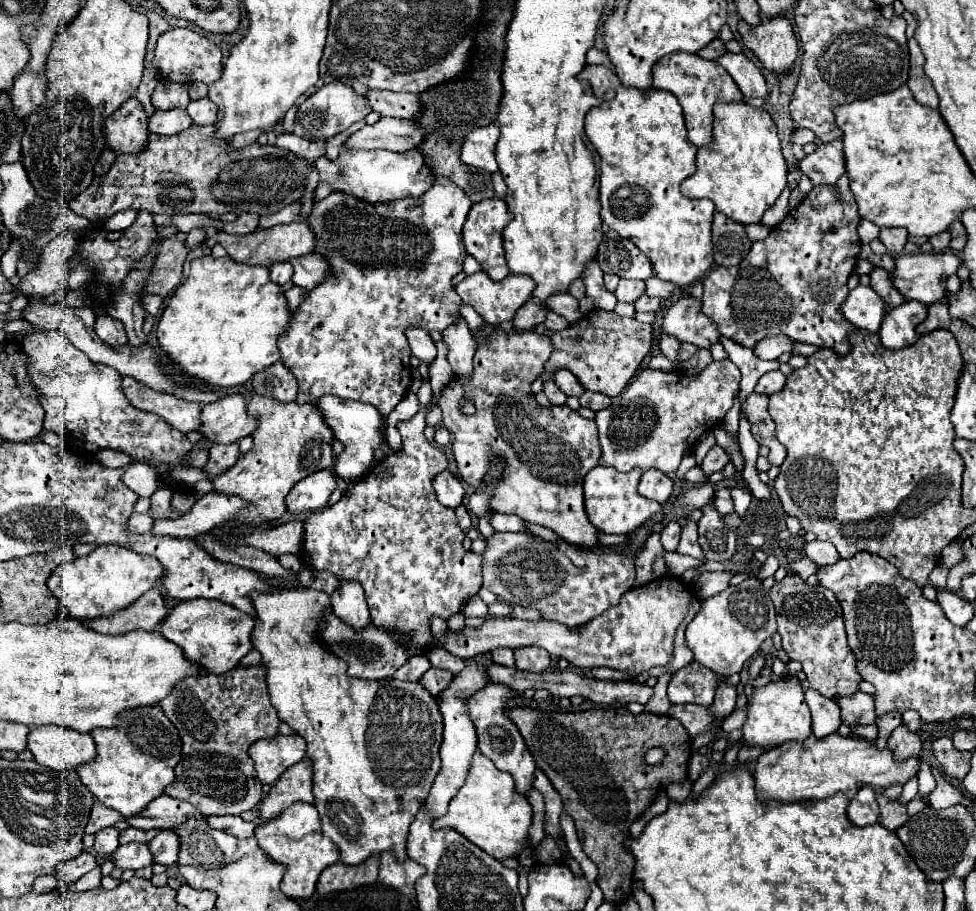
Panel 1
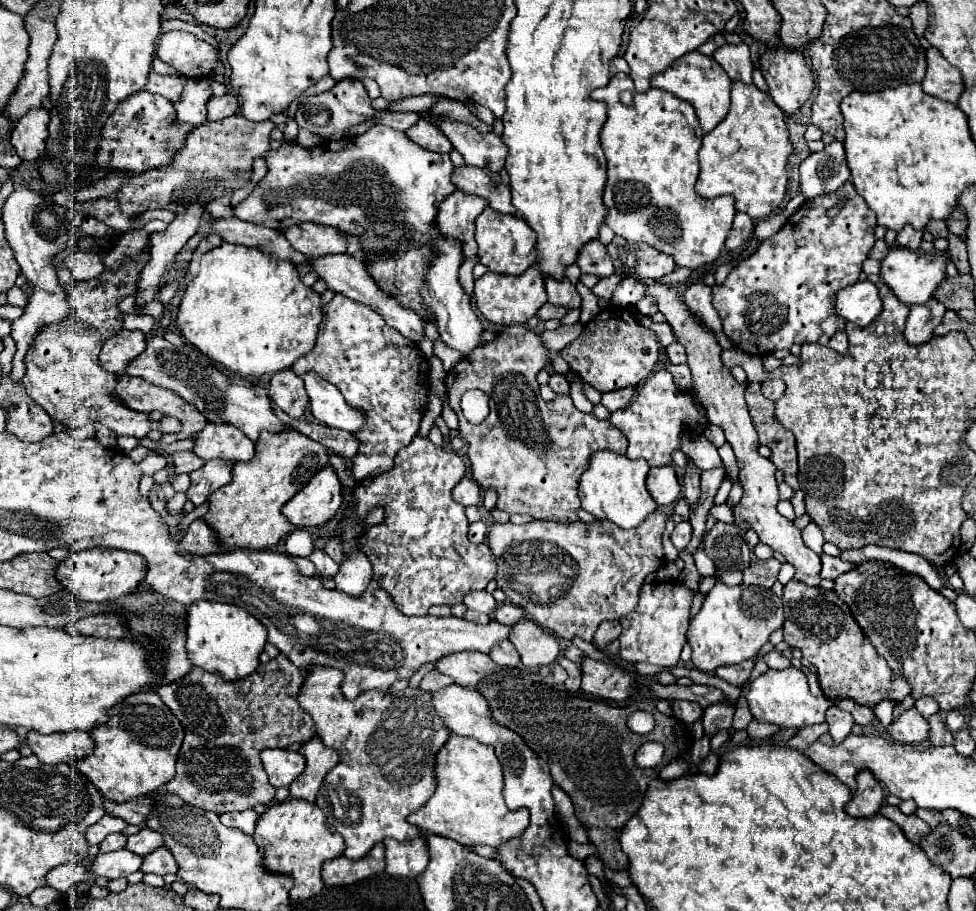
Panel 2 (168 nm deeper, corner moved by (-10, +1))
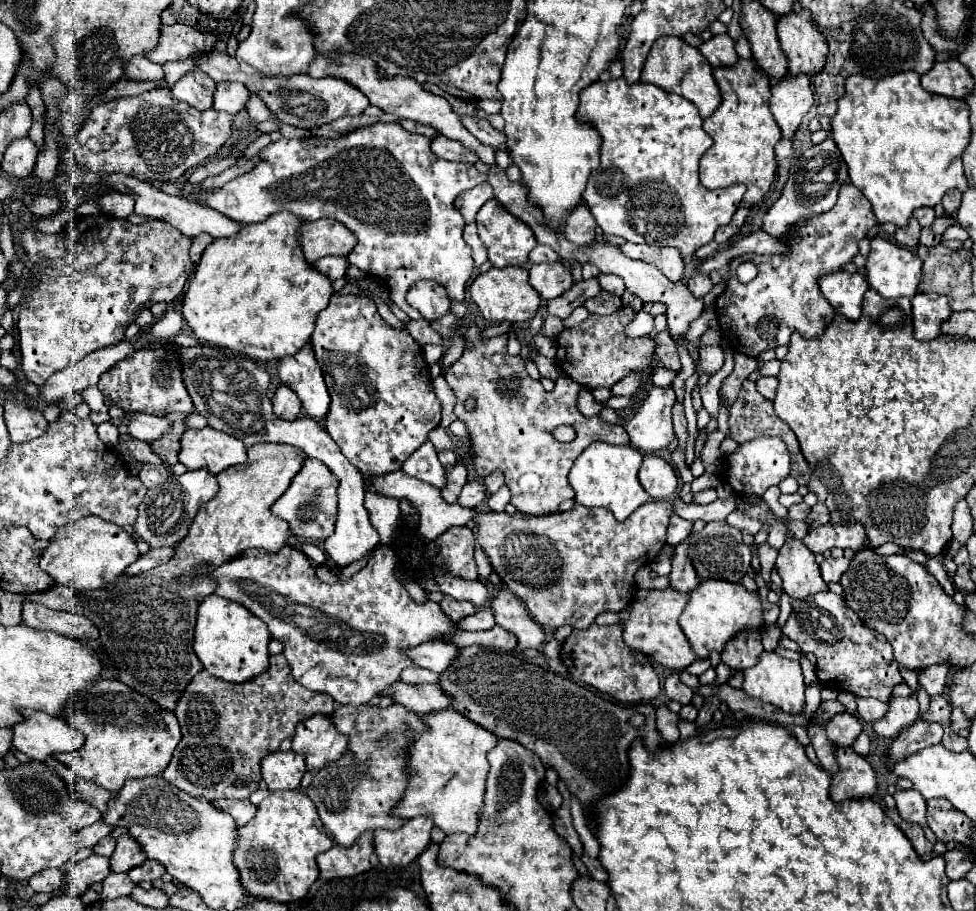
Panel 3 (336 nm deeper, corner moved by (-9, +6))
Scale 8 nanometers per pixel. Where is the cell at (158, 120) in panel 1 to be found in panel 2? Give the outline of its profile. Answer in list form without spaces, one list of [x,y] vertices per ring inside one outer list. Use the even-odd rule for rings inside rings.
[[[188,78],[182,98],[174,104],[178,122],[188,122],[202,126],[206,122],[206,102],[212,96],[212,86],[208,78]]]

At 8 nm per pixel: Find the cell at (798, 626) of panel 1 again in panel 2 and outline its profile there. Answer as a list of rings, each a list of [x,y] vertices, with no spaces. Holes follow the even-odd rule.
[[[790,580],[784,586],[782,602],[786,606],[784,640],[802,650],[802,656],[816,666],[818,682],[826,698],[852,698],[858,704],[874,708],[882,700],[902,702],[910,694],[910,686],[902,676],[894,676],[884,658],[878,656],[872,642],[862,634],[860,626],[850,614],[850,608],[824,588],[810,588],[802,582]]]

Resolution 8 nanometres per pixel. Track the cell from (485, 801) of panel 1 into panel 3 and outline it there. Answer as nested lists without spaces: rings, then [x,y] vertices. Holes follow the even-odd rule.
[[[455,709],[429,713],[423,717],[423,721],[429,725],[429,731],[421,733],[421,737],[417,737],[417,741],[409,747],[411,787],[397,805],[395,813],[401,819],[425,815],[447,835],[475,835],[481,823],[481,809],[485,805],[485,779],[489,773],[489,763],[485,755],[499,743],[499,737],[485,731],[481,725],[465,719]]]

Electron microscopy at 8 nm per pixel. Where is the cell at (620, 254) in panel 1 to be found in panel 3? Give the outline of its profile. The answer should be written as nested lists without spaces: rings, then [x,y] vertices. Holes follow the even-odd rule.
[[[625,241],[623,245],[619,245],[619,249],[623,251],[623,255],[627,255],[631,259],[641,259],[645,263],[655,265],[671,281],[679,281],[683,275],[683,259],[677,253],[677,249],[673,249],[673,247],[637,245],[637,243]]]

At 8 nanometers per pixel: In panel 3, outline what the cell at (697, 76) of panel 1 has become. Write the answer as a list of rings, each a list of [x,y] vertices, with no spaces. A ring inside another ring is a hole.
[[[659,37],[659,41],[653,45],[653,49],[645,61],[641,81],[659,85],[661,89],[665,89],[669,93],[677,93],[677,95],[689,99],[691,103],[695,103],[695,107],[699,109],[699,115],[703,119],[711,117],[715,113],[715,109],[721,105],[721,93],[719,93],[719,85],[713,77],[713,67],[709,65],[709,61],[701,55],[701,51],[697,47],[687,45],[681,37]]]

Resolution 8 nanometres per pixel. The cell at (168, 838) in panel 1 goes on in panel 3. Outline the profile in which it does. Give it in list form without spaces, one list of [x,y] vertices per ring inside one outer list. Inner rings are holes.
[[[147,859],[147,861],[143,861],[137,869],[131,869],[127,875],[131,877],[133,883],[139,883],[139,881],[153,881],[153,879],[159,879],[163,873],[165,873],[165,867],[161,867],[159,861]]]

